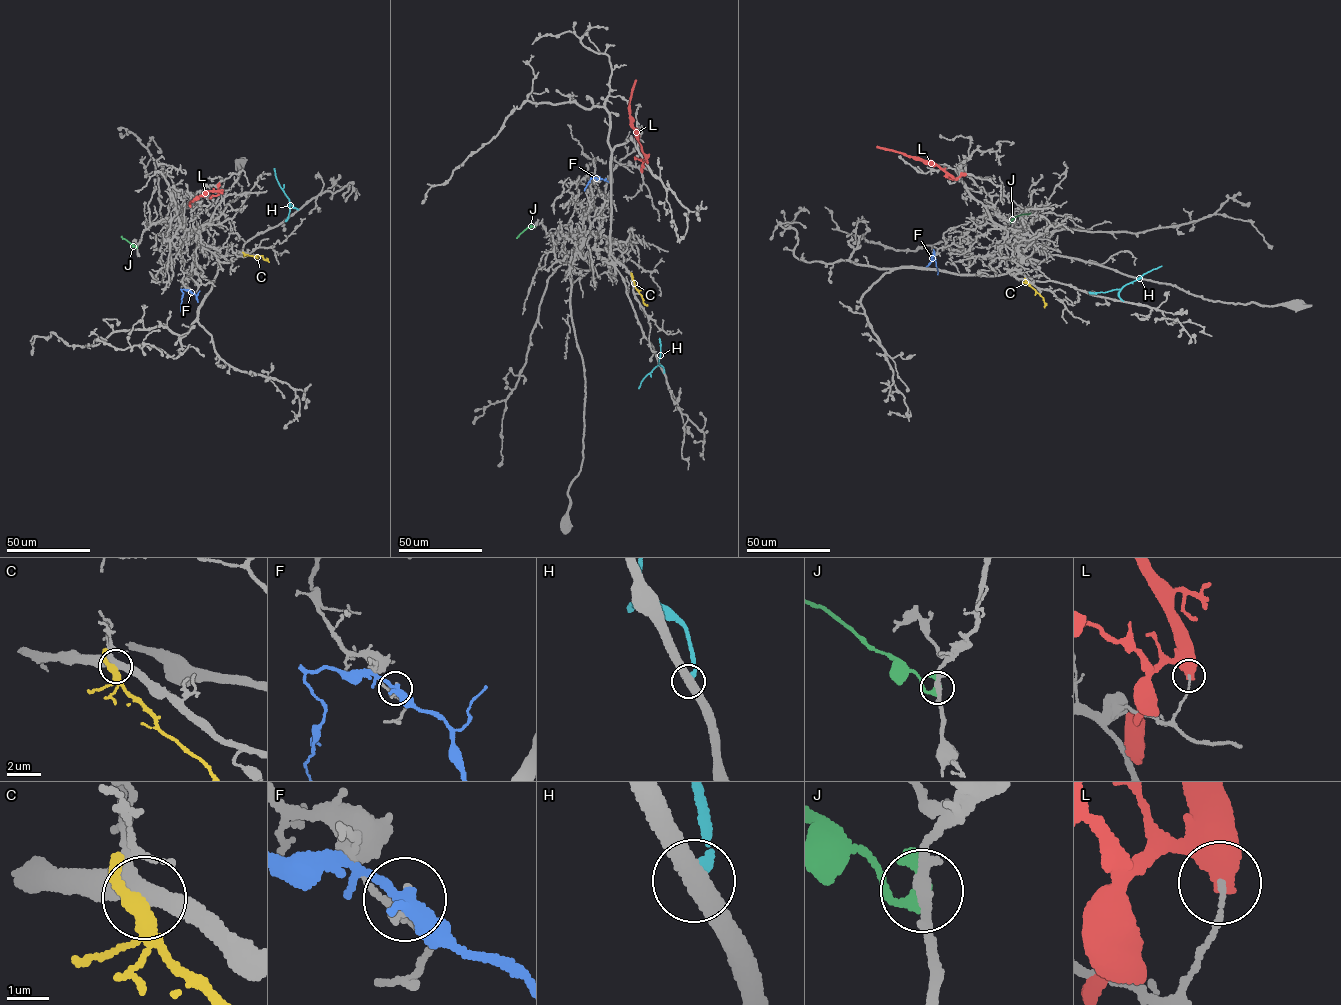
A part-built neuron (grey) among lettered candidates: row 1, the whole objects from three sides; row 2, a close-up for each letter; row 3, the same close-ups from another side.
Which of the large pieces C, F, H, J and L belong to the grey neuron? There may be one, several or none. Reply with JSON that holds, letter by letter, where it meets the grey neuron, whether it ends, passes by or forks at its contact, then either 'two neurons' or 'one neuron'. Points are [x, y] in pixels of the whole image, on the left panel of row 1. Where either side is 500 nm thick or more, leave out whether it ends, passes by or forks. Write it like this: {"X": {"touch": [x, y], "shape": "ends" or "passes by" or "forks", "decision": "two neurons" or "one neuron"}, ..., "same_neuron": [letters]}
{"C": {"touch": [243, 253], "shape": "forks", "decision": "two neurons"}, "F": {"touch": [190, 291], "shape": "forks", "decision": "two neurons"}, "H": {"touch": [298, 209], "shape": "ends", "decision": "two neurons"}, "J": {"touch": [137, 247], "shape": "ends", "decision": "two neurons"}, "L": {"touch": [222, 191], "decision": "two neurons"}, "same_neuron": []}

